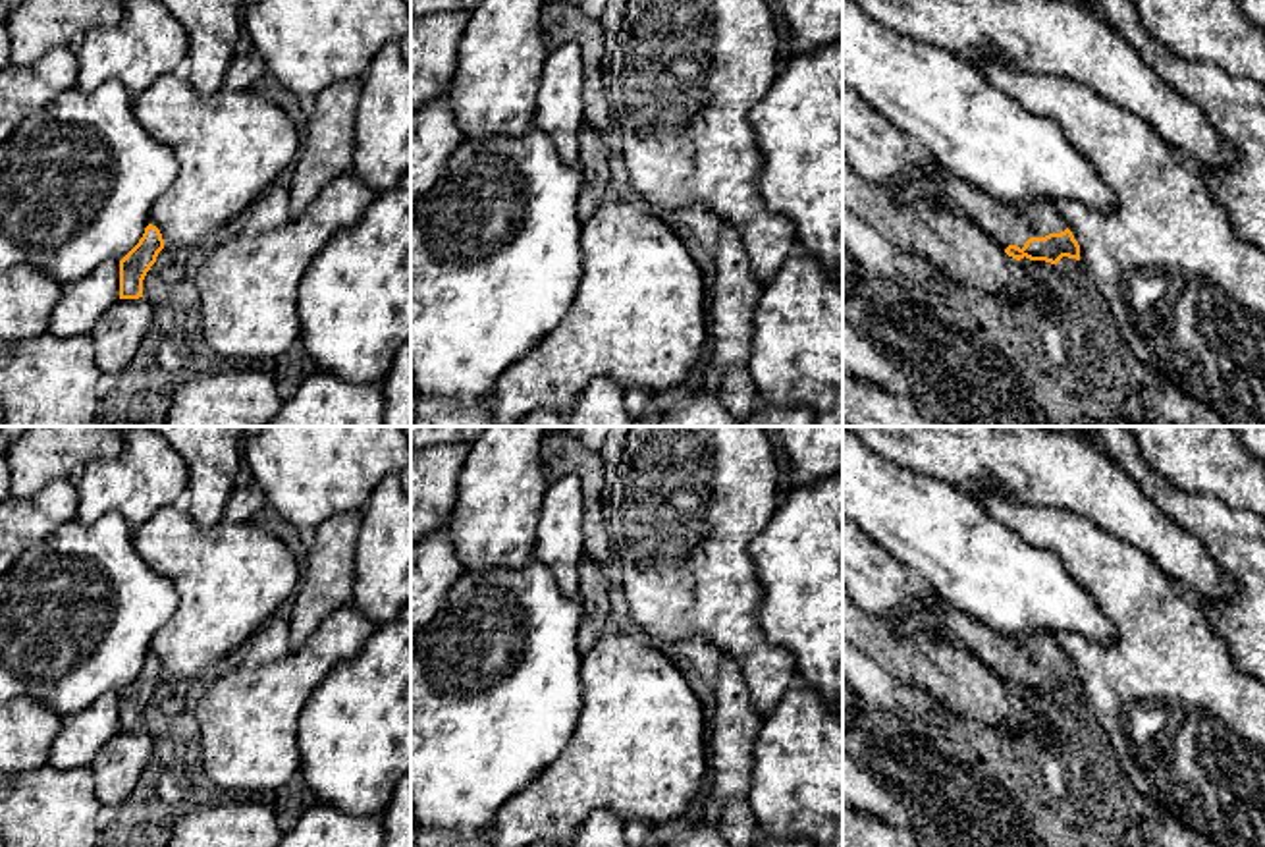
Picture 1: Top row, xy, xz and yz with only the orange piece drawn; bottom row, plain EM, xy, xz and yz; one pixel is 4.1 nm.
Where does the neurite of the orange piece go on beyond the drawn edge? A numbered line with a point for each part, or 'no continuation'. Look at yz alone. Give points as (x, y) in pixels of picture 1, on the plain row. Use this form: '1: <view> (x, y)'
1: yz (1007, 656)

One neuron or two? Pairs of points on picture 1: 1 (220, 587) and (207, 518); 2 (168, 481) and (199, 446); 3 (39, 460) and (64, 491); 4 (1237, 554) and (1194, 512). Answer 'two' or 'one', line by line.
1: two
2: two
3: two
4: one

